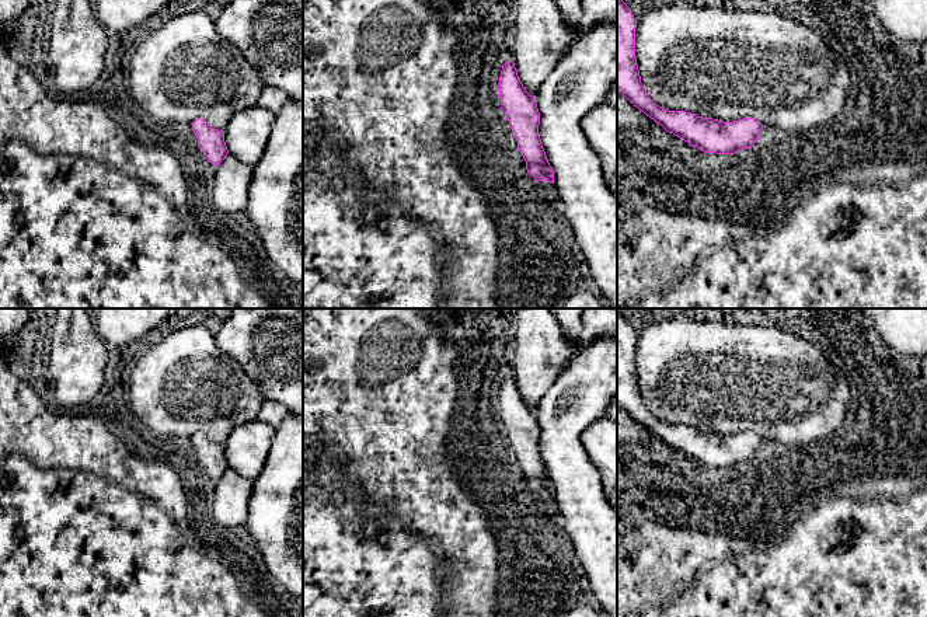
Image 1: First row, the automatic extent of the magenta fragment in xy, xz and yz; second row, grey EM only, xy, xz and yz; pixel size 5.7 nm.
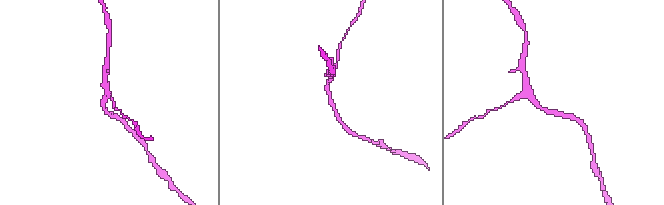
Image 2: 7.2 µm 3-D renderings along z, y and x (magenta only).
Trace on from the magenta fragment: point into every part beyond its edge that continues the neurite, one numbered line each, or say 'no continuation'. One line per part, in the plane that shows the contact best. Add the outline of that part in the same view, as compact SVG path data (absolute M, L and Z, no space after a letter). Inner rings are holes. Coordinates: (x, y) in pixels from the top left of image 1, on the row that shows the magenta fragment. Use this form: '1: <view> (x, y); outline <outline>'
no continuation

